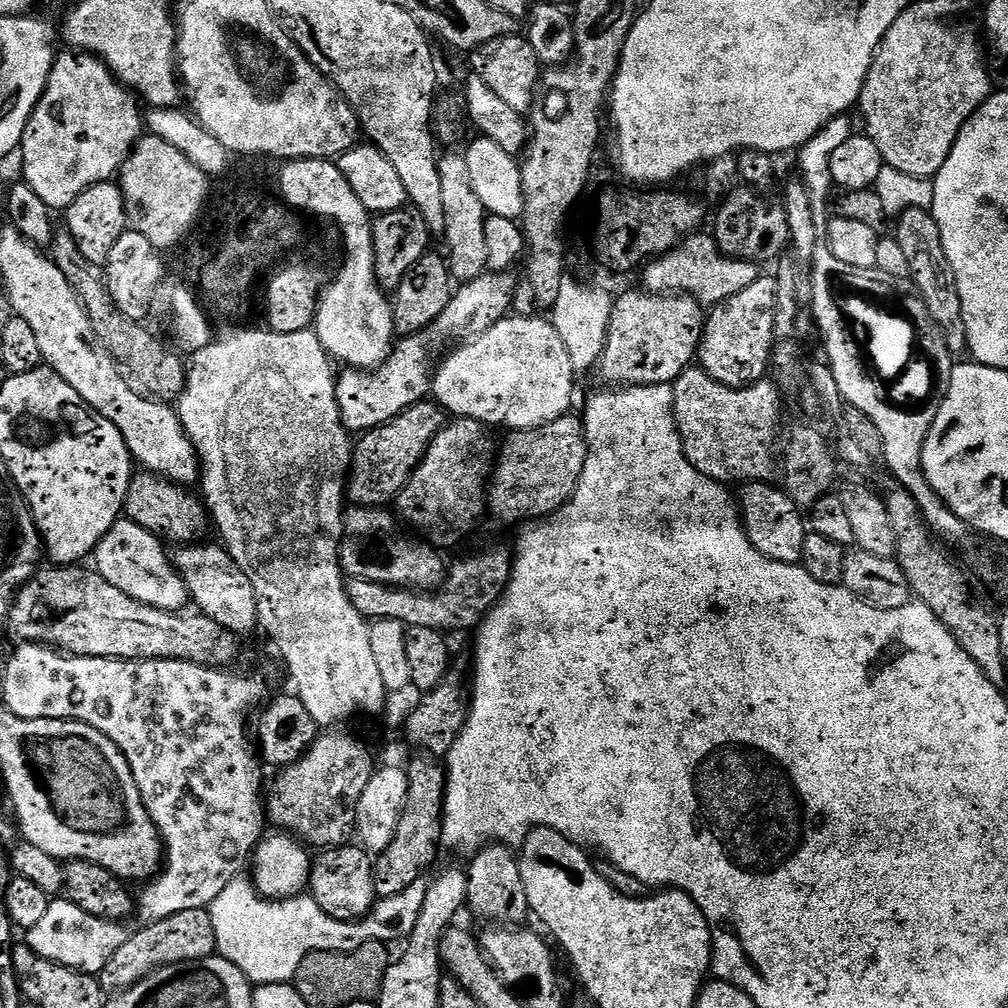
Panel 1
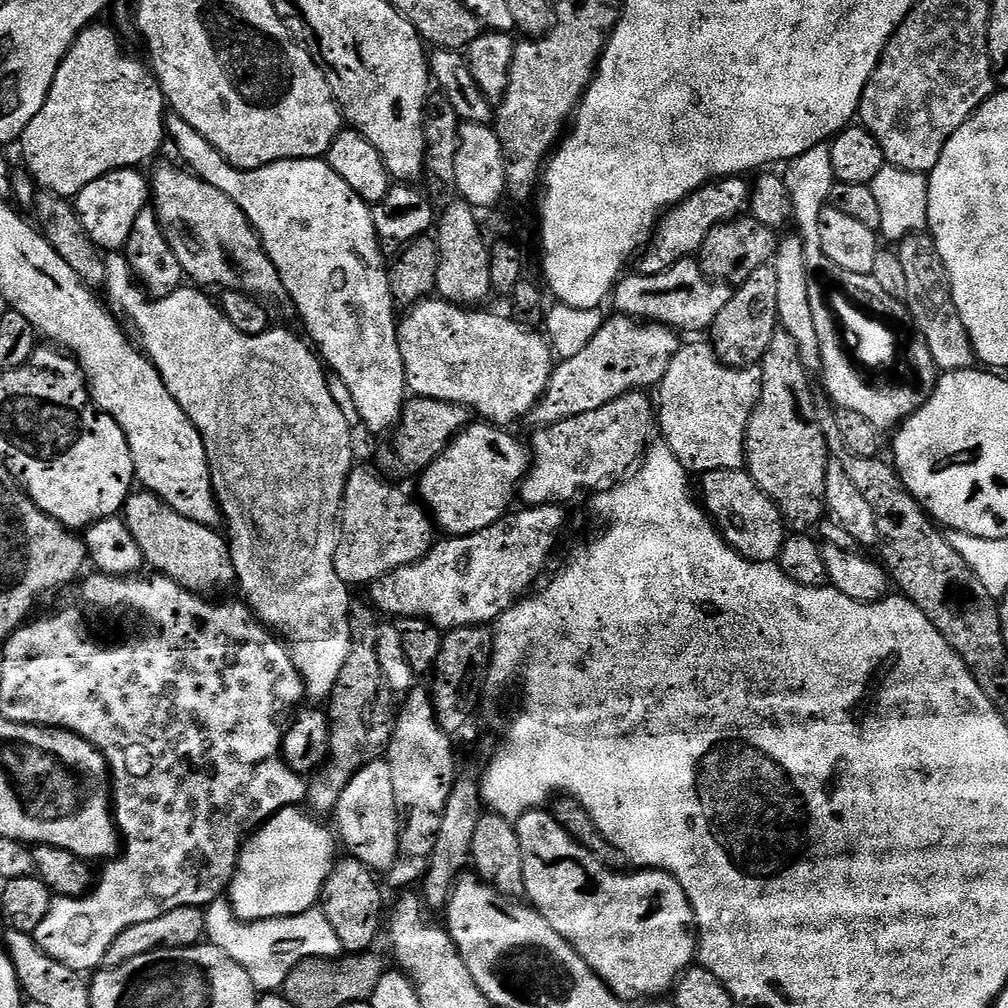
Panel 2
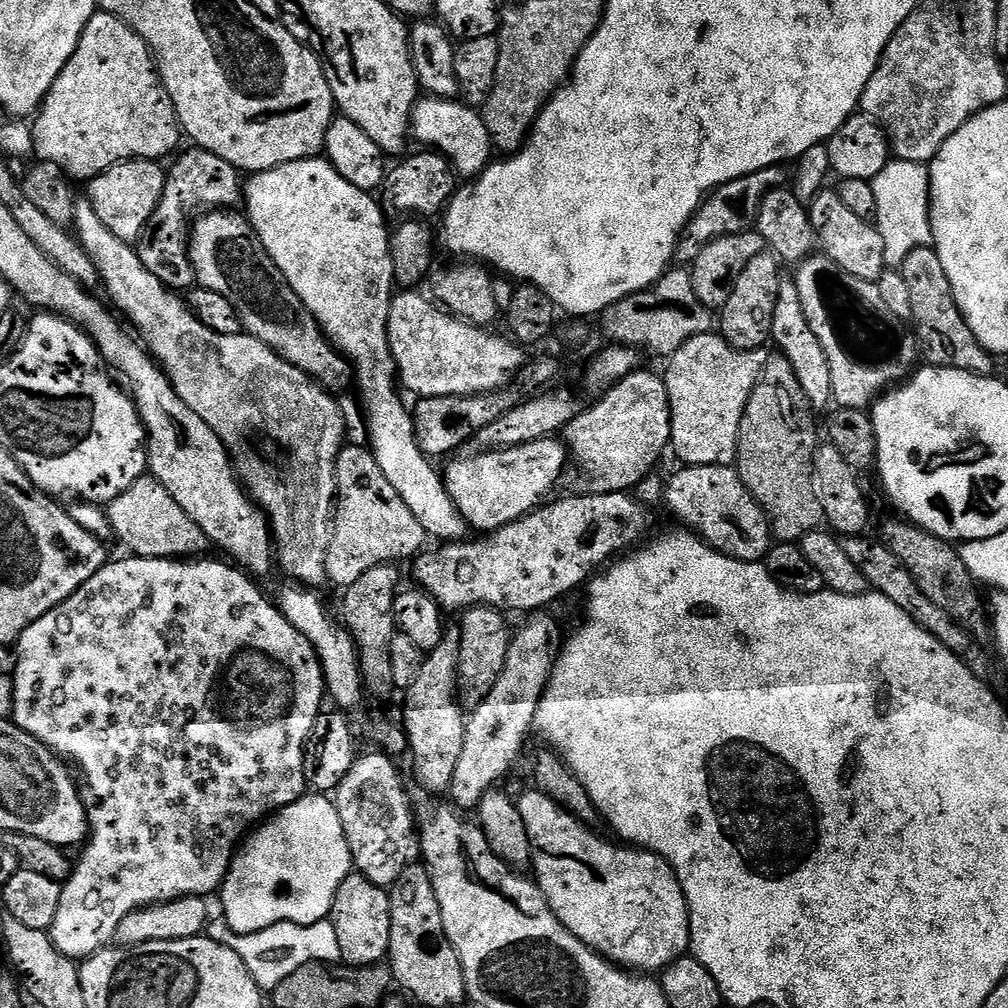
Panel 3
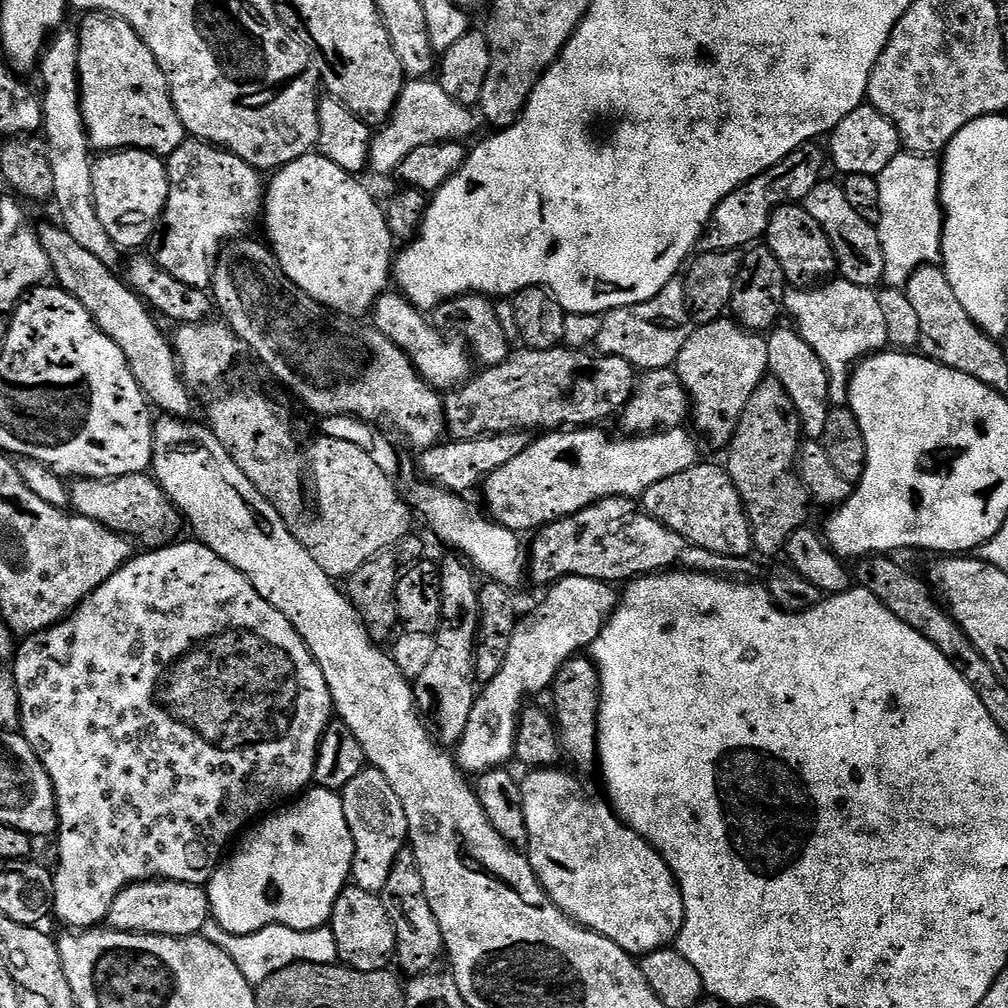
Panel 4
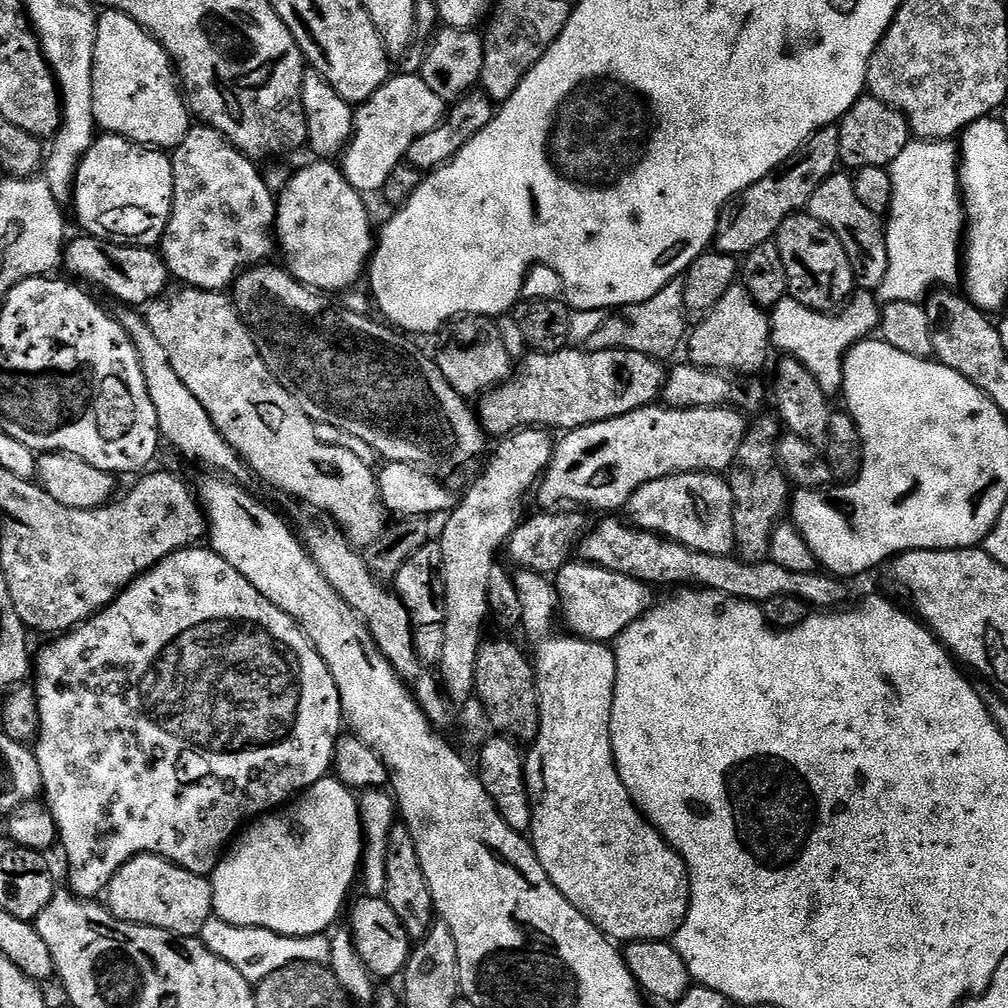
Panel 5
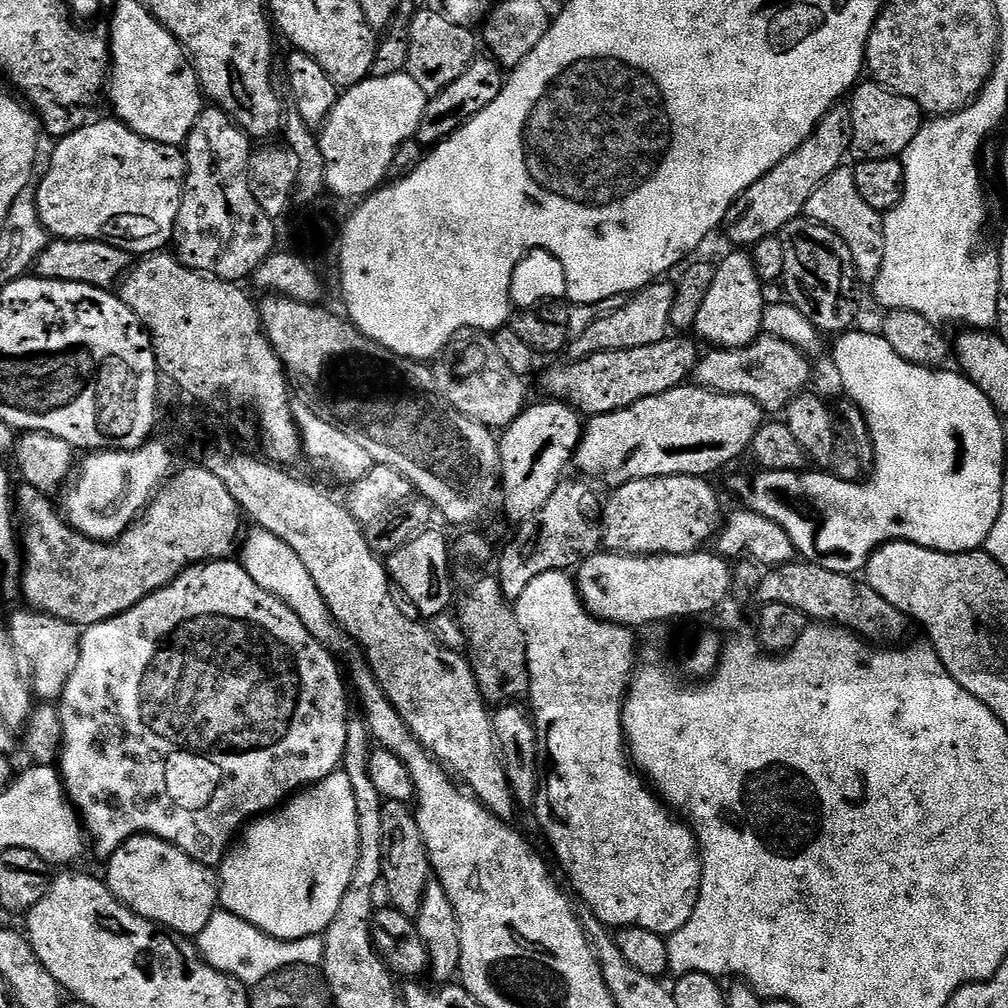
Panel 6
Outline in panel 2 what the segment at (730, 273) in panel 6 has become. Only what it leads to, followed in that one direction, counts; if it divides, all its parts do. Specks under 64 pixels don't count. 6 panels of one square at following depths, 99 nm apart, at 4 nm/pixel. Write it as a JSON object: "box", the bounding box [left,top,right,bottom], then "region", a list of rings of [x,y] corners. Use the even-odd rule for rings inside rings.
{"box":[658,343,762,474],"region":[[[681,343],[658,385],[659,435],[689,474],[744,468],[747,424],[762,388],[759,367],[731,368],[717,358],[711,343]]]}

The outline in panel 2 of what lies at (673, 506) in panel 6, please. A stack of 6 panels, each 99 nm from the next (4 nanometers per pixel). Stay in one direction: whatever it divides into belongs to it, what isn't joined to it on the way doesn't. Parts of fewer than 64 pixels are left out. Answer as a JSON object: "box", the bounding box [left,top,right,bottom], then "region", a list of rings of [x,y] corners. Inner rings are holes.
{"box":[699,468,786,564],"region":[[[744,468],[714,470],[703,473],[699,480],[699,495],[725,542],[755,564],[779,561],[786,539],[785,518],[779,506],[759,488],[751,474]]]}

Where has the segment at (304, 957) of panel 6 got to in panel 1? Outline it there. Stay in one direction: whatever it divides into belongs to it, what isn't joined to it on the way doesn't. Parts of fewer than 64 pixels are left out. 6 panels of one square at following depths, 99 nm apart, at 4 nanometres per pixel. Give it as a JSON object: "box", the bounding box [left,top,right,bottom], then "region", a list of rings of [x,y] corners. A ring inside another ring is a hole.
{"box":[208,878,425,985],"region":[[[233,878],[228,881],[228,885],[222,890],[216,898],[214,898],[212,904],[208,908],[208,913],[212,919],[212,925],[214,926],[214,938],[216,939],[216,952],[219,955],[224,956],[238,968],[242,970],[242,974],[247,978],[253,985],[257,984],[286,984],[289,983],[295,977],[298,966],[302,962],[302,958],[307,956],[310,952],[349,952],[354,950],[358,946],[362,946],[366,942],[371,940],[380,940],[383,944],[392,946],[395,945],[395,940],[400,940],[399,942],[407,941],[408,937],[411,936],[414,926],[418,922],[418,914],[422,910],[422,902],[424,901],[424,889],[425,885],[423,883],[417,882],[410,885],[404,892],[399,892],[393,896],[386,896],[377,899],[376,905],[369,910],[368,916],[361,915],[359,918],[353,918],[350,920],[336,920],[330,914],[326,914],[321,910],[316,902],[308,894],[297,894],[295,896],[289,896],[287,898],[265,898],[257,894],[253,885],[249,883],[247,879],[240,880],[241,878]]]}

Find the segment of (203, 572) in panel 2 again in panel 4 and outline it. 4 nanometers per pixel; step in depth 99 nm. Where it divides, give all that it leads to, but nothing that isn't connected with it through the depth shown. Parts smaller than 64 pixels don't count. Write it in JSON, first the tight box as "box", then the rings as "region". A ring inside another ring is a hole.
{"box":[70,472,182,549],"region":[[[139,472],[117,480],[76,478],[70,484],[70,506],[77,516],[85,516],[133,541],[141,540],[145,549],[165,548],[173,543],[182,528],[182,517],[172,499],[164,493],[155,478]]]}

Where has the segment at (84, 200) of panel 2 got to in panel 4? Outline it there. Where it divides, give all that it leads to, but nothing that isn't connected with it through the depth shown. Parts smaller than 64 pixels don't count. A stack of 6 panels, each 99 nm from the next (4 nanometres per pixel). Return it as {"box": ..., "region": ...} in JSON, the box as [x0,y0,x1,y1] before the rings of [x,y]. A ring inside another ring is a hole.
{"box":[92,148,168,250],"region":[[[125,148],[123,150],[112,150],[104,156],[95,161],[92,165],[92,185],[94,186],[94,206],[98,210],[98,222],[102,222],[102,226],[106,226],[106,234],[110,234],[113,244],[117,249],[124,250],[124,248],[136,248],[132,250],[140,250],[140,248],[151,241],[153,234],[156,232],[156,225],[160,223],[160,216],[164,212],[164,207],[168,201],[168,165],[161,157],[154,152],[143,152],[140,148]]]}

